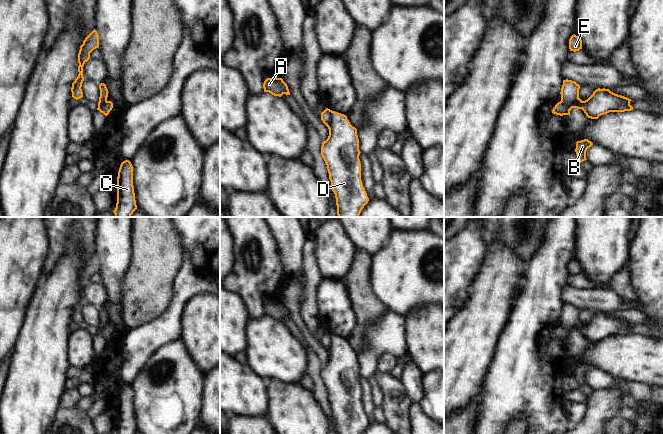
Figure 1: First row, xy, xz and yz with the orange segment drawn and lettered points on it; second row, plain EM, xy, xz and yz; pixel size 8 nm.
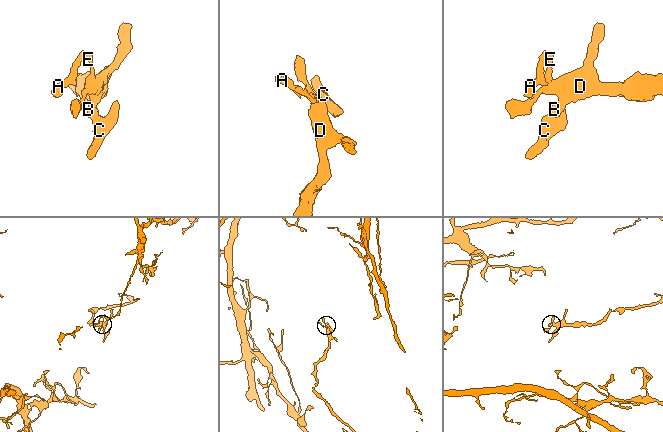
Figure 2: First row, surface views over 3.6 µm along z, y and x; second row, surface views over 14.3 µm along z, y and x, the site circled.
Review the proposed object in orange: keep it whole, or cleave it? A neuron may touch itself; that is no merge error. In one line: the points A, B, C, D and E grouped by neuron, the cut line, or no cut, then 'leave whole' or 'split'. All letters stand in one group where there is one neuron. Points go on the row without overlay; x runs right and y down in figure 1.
groups A E / B C D; cut xz (329, 333), (330, 347), (327, 350); split

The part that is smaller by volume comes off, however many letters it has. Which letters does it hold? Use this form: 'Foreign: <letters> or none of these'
Foreign: A, E

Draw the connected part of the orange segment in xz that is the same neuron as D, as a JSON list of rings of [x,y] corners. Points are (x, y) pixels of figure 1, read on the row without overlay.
[[[335,335],[331,336],[328,350],[329,360],[322,367],[321,379],[327,389],[332,415],[335,418],[337,434],[362,434],[369,422],[361,405],[361,387],[359,383],[359,363],[357,353],[353,351],[347,340]]]

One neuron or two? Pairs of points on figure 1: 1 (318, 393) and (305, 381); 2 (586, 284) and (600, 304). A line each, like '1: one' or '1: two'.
1: two
2: two

